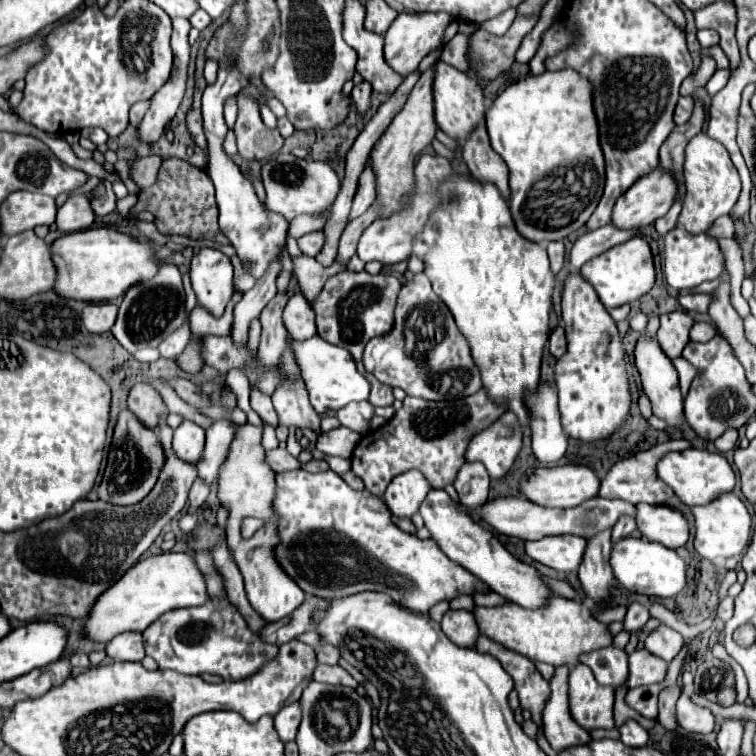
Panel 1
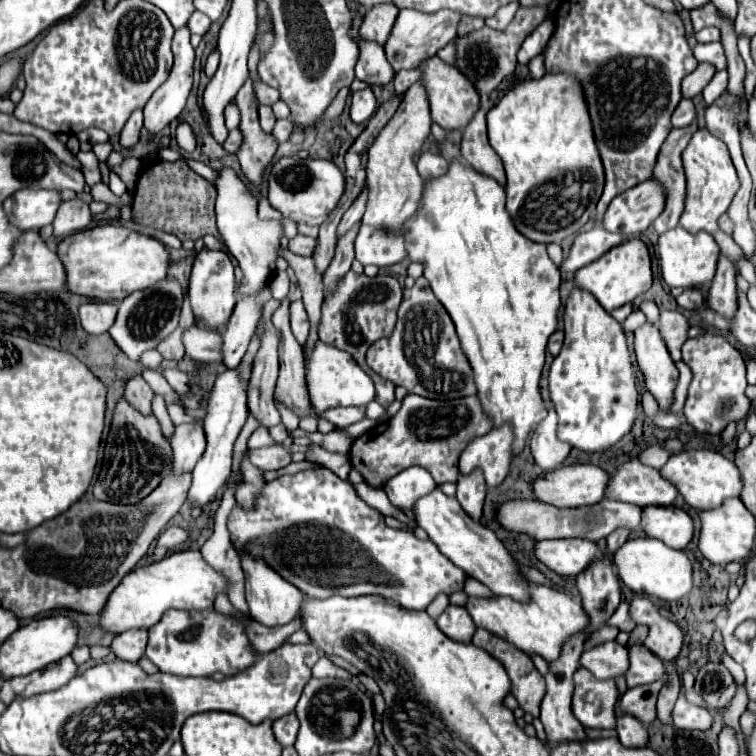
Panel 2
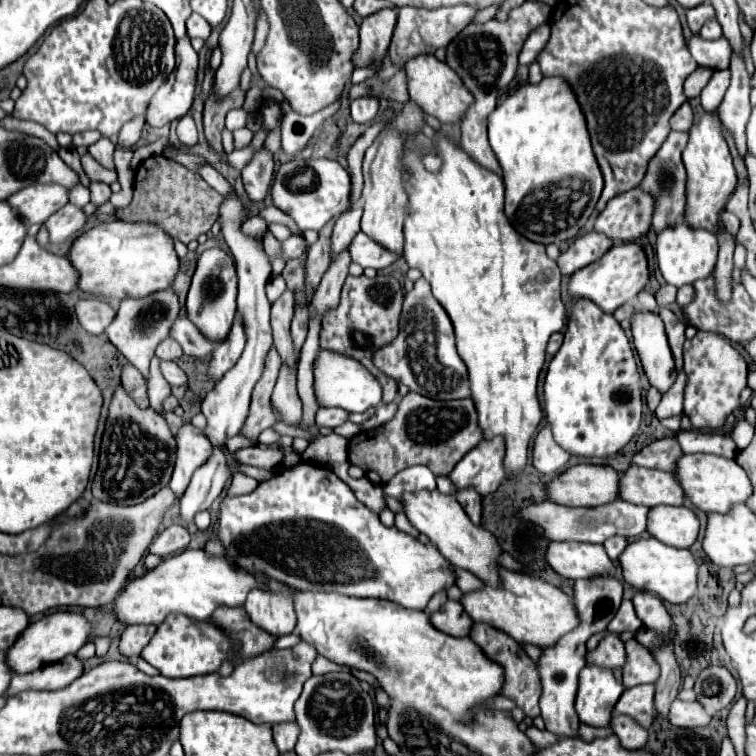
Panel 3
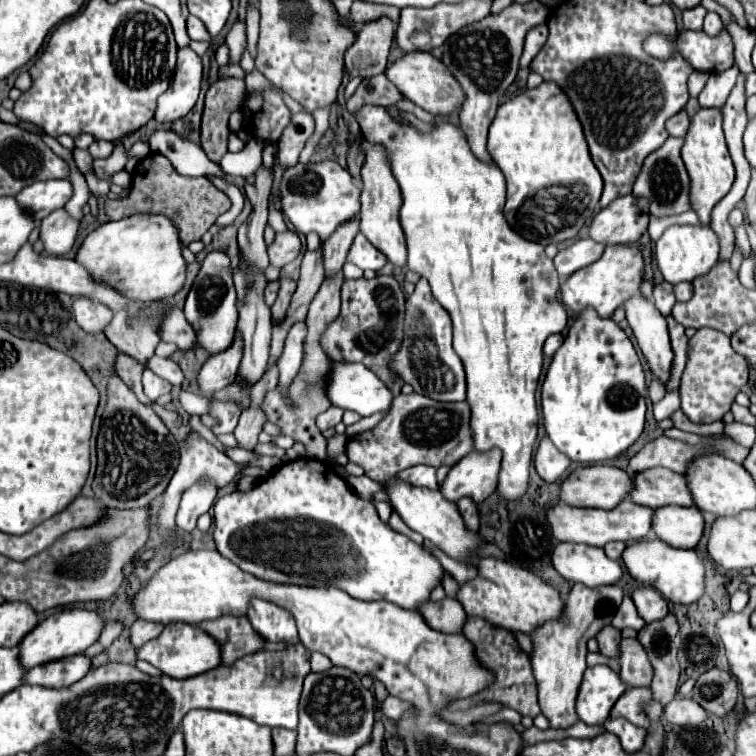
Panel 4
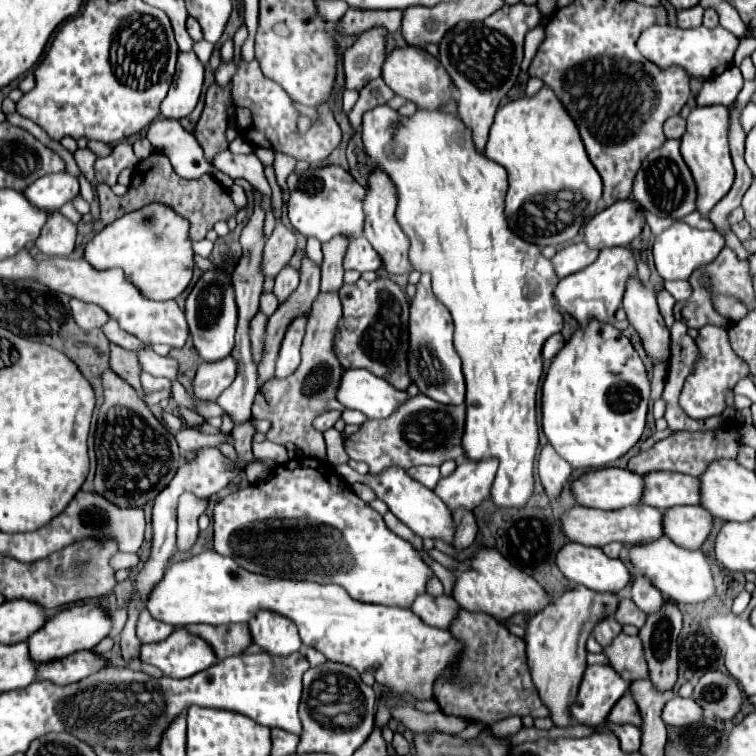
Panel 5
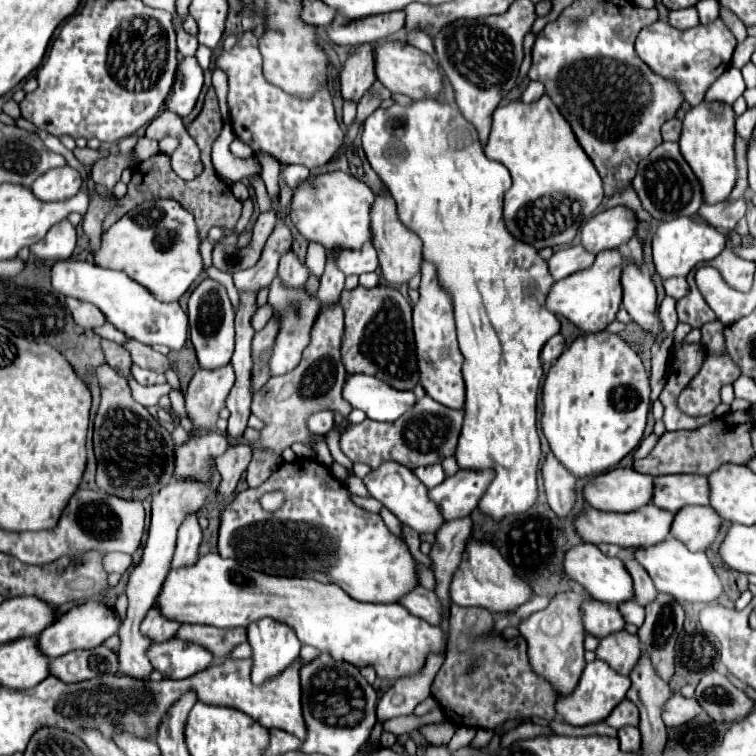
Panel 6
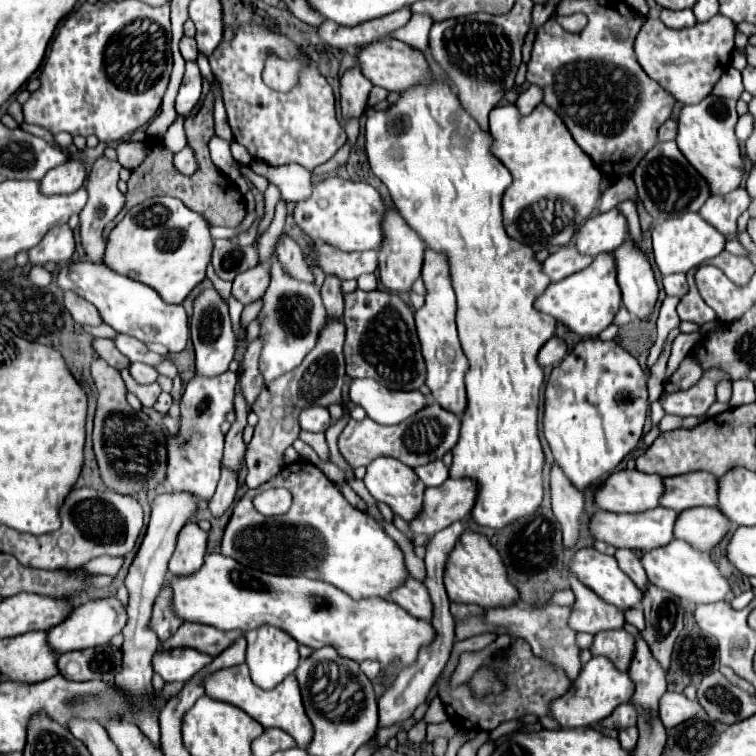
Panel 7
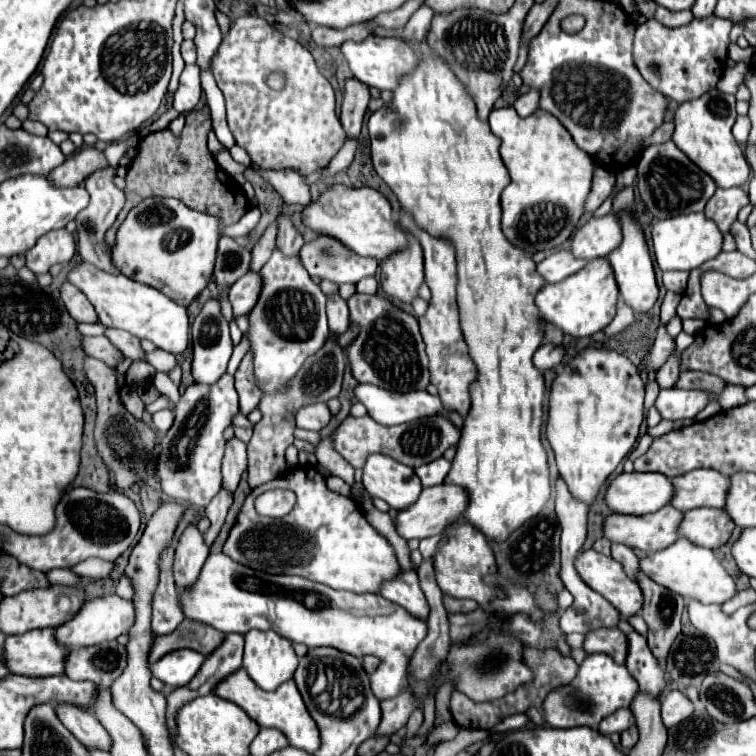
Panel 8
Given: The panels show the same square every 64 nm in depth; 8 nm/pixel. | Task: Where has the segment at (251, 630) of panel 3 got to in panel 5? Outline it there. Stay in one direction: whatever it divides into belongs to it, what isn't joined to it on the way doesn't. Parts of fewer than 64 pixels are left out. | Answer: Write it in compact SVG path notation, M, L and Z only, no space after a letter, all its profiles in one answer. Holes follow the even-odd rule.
M246 622L244 624L222 624L222 626L190 624L188 630L196 636L204 638L216 650L218 660L224 660L230 656L240 656L252 644L250 628Z

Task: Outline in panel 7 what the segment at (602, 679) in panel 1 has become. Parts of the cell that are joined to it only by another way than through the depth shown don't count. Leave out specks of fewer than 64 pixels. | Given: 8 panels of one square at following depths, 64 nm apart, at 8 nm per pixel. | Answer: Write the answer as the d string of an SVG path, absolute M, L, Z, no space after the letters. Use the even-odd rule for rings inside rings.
M568 574L570 588L576 596L570 626L578 628L578 632L598 634L604 630L614 630L624 626L624 612L612 604L606 604L600 596L596 596L590 588L586 588L574 574Z

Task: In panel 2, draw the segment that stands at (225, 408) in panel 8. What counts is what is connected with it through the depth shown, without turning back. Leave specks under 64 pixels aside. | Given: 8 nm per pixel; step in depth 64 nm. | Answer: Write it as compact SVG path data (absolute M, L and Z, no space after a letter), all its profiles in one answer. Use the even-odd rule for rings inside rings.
M264 284L256 296L238 298L226 330L222 332L222 362L226 368L236 368L248 348L248 342L258 326L262 306L272 298L270 284Z

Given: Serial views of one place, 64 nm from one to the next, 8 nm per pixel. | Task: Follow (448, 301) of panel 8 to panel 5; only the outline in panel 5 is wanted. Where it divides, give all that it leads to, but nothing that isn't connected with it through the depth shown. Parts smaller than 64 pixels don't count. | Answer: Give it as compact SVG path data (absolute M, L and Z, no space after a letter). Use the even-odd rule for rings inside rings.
M422 274L416 284L416 294L410 302L410 338L408 338L408 374L418 386L420 394L430 396L442 404L462 404L464 402L464 374L460 368L460 356L452 344L454 324L448 308L432 296L430 276Z

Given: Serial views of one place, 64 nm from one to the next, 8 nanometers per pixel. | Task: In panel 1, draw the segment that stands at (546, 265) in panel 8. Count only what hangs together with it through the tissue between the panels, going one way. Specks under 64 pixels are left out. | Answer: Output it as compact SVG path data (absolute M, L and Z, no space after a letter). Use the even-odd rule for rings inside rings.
M608 224L608 226L602 226L594 232L586 232L582 234L574 248L570 250L570 268L572 270L580 270L590 258L594 258L596 254L600 252L606 252L608 248L616 246L616 244L622 244L634 236L638 236L638 228L632 228L632 230L620 230L616 228L614 224Z

